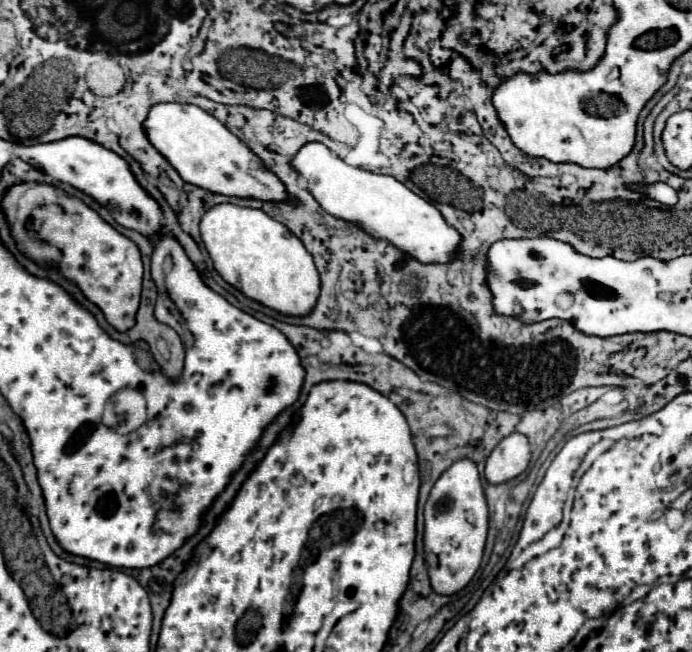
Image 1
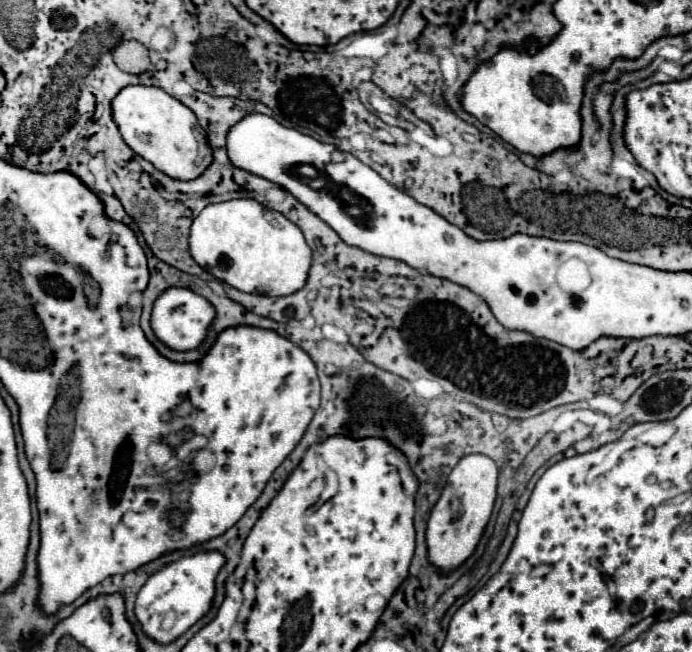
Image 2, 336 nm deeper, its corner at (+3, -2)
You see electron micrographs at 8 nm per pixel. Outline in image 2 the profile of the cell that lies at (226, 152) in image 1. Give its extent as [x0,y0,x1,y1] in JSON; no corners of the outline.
[110,85,212,179]

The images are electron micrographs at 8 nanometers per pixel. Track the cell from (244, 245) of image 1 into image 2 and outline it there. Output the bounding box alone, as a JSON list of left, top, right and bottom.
[190,199,312,297]

